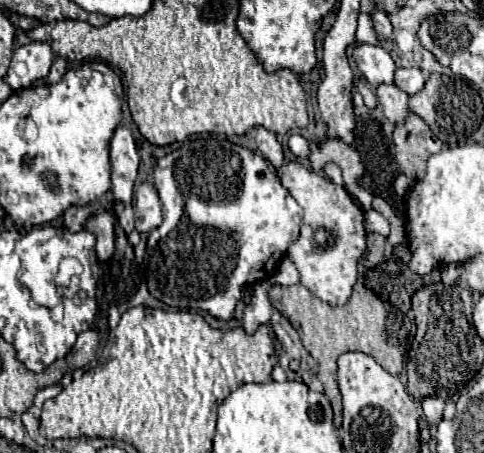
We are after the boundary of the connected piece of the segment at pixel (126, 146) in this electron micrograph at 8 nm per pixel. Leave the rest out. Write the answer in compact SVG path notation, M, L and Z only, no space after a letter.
M118 126L110 140L110 162L112 162L112 190L110 190L112 198L122 204L130 204L140 156L136 152L132 132L124 126Z

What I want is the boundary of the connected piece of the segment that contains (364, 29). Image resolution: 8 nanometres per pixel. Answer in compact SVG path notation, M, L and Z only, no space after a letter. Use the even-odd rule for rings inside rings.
M360 14L358 16L358 30L356 30L356 40L360 42L372 42L374 46L382 46L382 40L378 38L378 34L374 32L370 14Z

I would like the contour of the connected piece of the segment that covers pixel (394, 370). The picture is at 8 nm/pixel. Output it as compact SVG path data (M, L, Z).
M360 276L350 300L344 306L330 306L328 302L314 298L310 294L310 290L306 290L306 286L302 286L302 284L292 284L292 286L276 284L270 290L272 306L282 316L286 316L290 320L290 324L300 320L300 340L318 364L318 378L324 384L324 394L328 396L334 412L340 412L340 408L342 408L336 377L336 358L340 354L344 354L348 350L364 350L390 374L400 374L402 364L404 364L404 352L398 350L396 346L390 346L386 340L386 316L388 316L392 304L388 300L382 300L370 288L362 290L362 286L366 286L366 282Z

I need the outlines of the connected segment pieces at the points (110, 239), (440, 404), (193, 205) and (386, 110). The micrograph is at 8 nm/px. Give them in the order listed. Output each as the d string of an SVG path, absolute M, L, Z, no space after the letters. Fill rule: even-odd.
M110 210L94 214L94 218L86 220L84 228L98 238L98 258L108 260L114 254L114 214Z
M426 396L422 400L422 410L424 410L424 416L430 424L440 424L442 420L442 410L444 410L444 398L438 398L438 396Z
M198 138L198 140L192 140L190 144L178 148L176 152L172 154L166 154L164 158L158 160L156 164L156 170L154 170L154 186L160 194L160 200L162 200L162 214L164 214L164 222L150 232L148 236L148 290L154 298L158 298L160 302L172 306L172 308L182 308L182 310L208 310L214 318L220 318L220 320L230 320L234 316L234 308L236 308L236 302L240 300L242 296L242 286L246 282L258 282L258 280L264 280L268 278L270 270L274 268L276 262L282 260L282 256L286 254L286 248L288 244L292 242L292 236L296 238L298 236L298 226L300 226L300 206L298 202L288 194L286 188L282 188L278 176L276 176L276 170L268 164L268 160L264 160L260 154L254 154L242 146L236 146L228 140L214 140L214 138Z
M382 84L376 88L376 96L380 102L380 108L384 116L392 122L398 124L408 116L408 94L402 92L396 84Z

